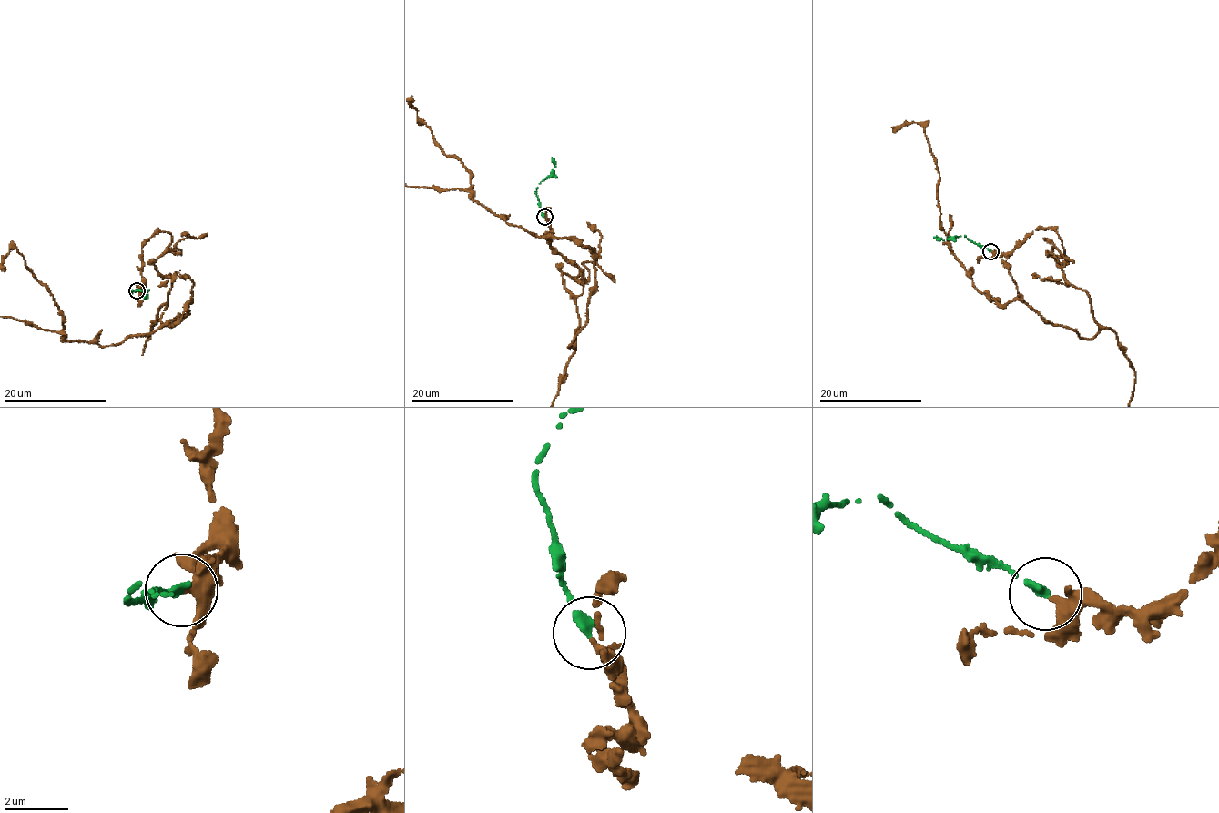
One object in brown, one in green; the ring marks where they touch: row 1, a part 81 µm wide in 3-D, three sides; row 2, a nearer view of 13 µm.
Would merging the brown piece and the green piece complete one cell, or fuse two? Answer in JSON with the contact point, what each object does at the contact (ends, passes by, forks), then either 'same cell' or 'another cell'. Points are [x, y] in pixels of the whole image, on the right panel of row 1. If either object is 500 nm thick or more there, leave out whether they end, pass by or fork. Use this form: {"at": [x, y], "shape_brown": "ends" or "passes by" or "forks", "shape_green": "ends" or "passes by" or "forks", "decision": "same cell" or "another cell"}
{"at": [990, 251], "shape_brown": "ends", "shape_green": "ends", "decision": "same cell"}

